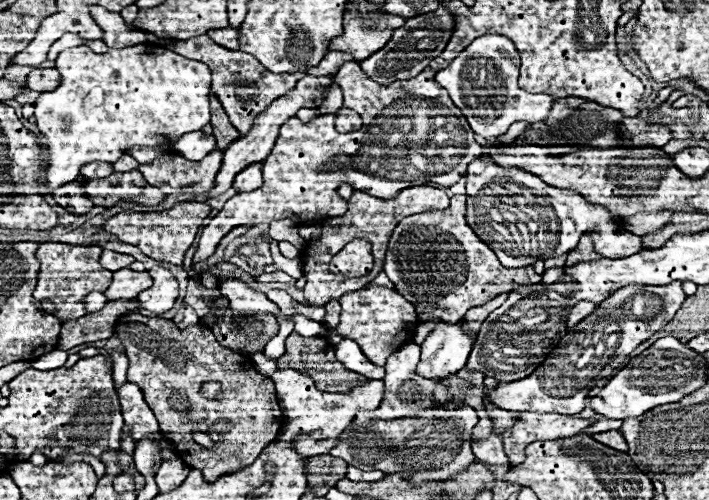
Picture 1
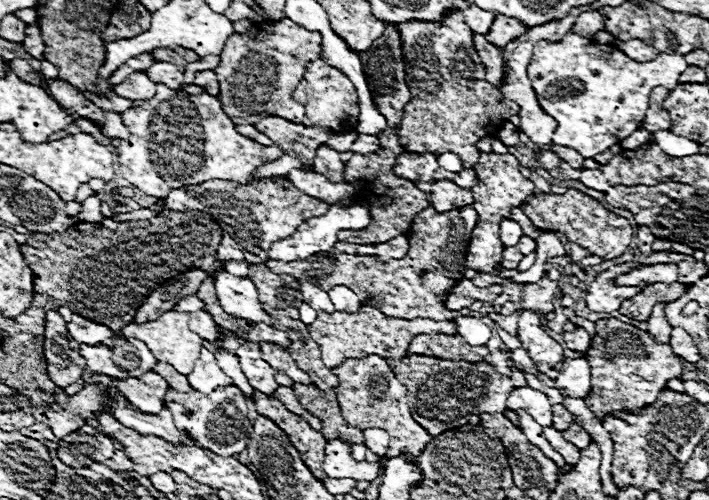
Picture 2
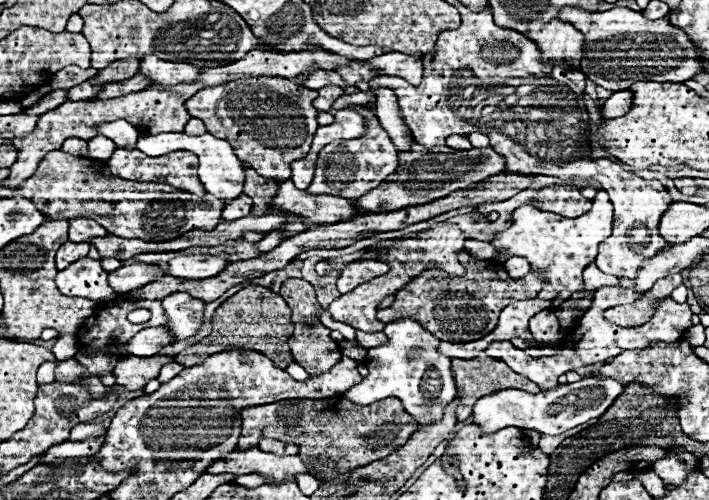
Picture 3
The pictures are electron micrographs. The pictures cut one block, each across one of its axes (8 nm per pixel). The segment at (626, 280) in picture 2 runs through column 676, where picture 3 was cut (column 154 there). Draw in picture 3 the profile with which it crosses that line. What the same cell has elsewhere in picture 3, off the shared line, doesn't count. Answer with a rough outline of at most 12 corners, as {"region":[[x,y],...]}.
{"region":[[148,264],[122,266],[108,274],[118,294],[142,288],[164,274]]}

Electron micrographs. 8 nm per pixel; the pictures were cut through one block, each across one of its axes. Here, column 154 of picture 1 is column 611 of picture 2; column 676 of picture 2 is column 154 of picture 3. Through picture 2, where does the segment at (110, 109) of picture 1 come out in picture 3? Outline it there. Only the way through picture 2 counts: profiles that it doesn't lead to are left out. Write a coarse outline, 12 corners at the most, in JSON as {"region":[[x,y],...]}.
{"region":[[144,56],[140,72],[152,84],[194,82],[200,68]]}

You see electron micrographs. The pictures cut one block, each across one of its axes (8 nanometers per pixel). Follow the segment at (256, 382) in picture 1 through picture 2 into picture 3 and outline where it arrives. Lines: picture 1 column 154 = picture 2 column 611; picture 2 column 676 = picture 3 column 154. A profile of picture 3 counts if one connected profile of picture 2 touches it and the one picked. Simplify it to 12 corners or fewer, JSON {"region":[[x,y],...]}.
{"region":[[122,358],[114,376],[126,390],[140,390],[168,362],[154,358]]}

